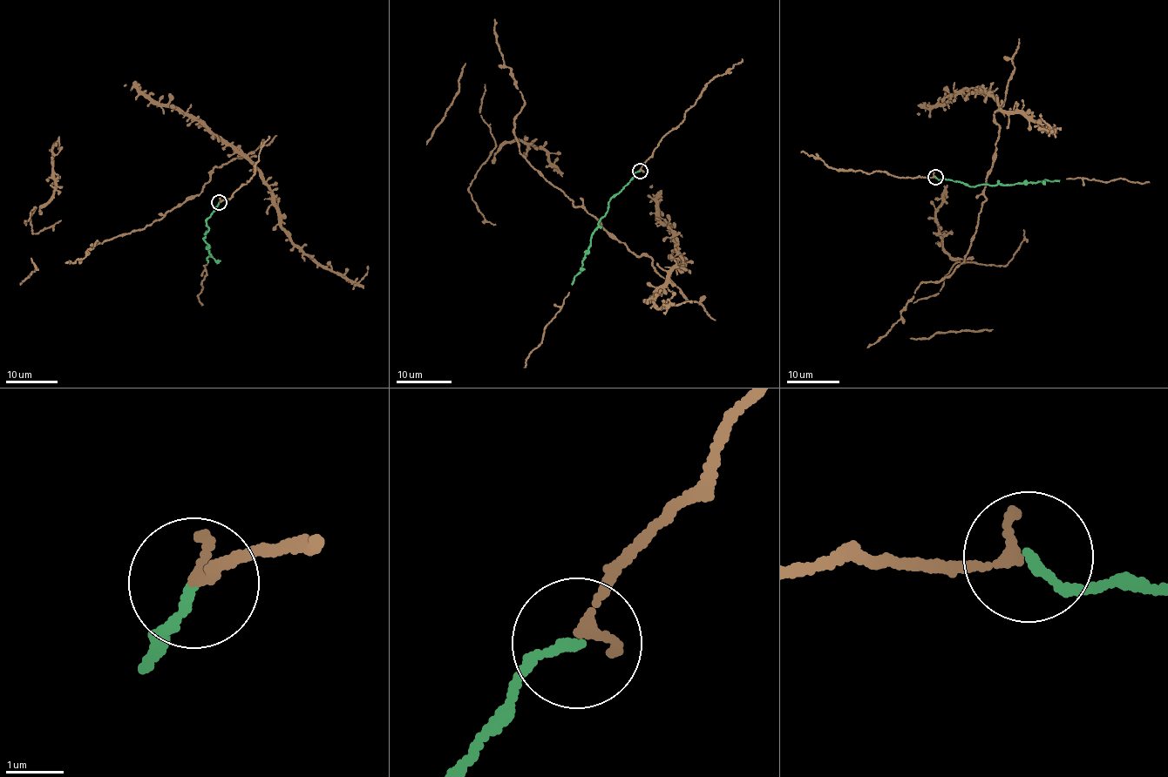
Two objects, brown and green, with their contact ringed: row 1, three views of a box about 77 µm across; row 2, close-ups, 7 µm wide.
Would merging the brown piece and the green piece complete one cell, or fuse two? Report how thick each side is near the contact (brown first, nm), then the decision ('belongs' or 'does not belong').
calibres 190 and 140 nm; belongs

